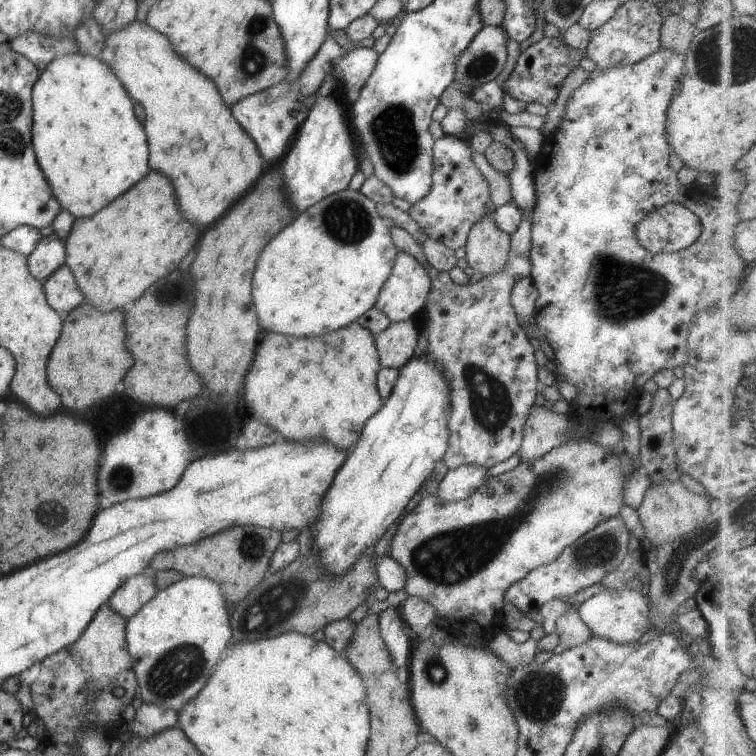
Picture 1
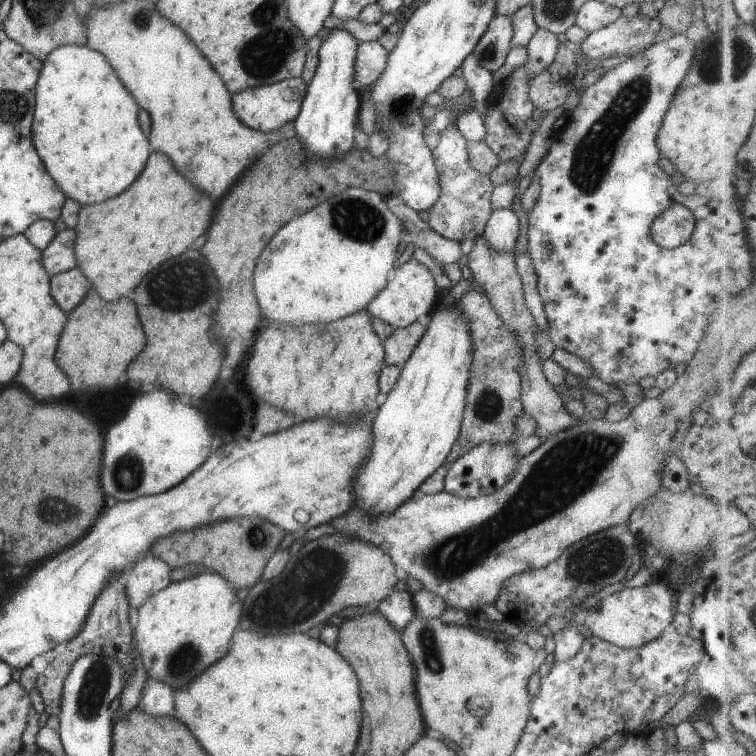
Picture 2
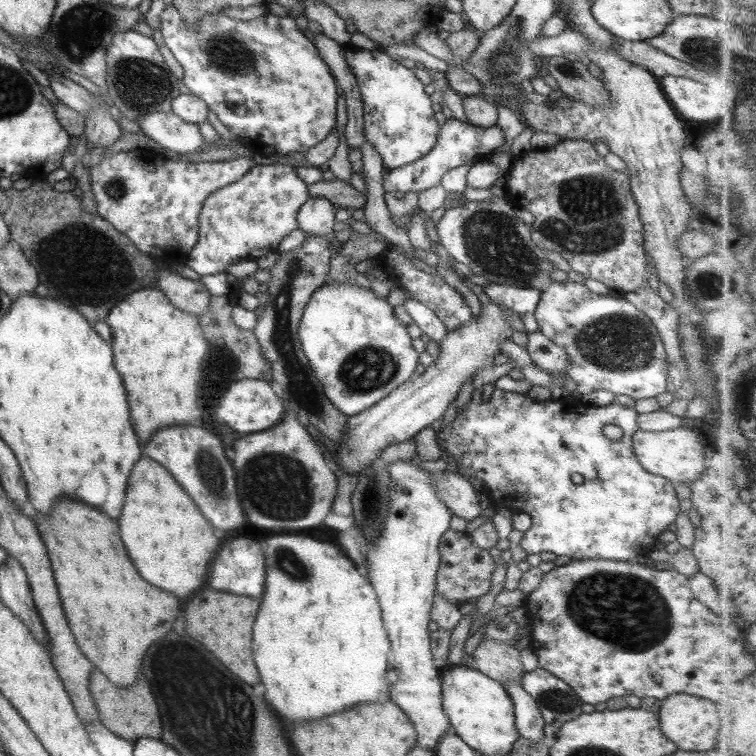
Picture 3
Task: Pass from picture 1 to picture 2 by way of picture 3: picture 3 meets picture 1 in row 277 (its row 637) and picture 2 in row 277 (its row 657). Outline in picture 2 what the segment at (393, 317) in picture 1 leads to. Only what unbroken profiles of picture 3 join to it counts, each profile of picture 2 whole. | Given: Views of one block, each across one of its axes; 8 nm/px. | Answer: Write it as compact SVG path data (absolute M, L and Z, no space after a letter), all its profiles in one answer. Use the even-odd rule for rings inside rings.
M406 256L393 267L387 284L384 284L377 296L365 306L365 310L371 317L389 324L392 329L405 328L419 316L430 315L439 298L439 290L431 272L415 258Z

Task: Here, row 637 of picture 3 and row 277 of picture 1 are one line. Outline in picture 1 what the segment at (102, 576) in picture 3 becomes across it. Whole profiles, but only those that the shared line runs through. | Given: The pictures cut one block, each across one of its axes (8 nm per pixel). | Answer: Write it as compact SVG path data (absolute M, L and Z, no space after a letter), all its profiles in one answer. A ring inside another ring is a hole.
M151 172L91 218L74 219L71 230L65 238L64 265L71 270L79 292L93 308L97 308L99 312L121 310L127 304L135 302L141 296L141 292L155 280L175 270L179 260L193 248L195 240L197 240L195 228L181 220L177 214L169 180L165 180L157 172Z

